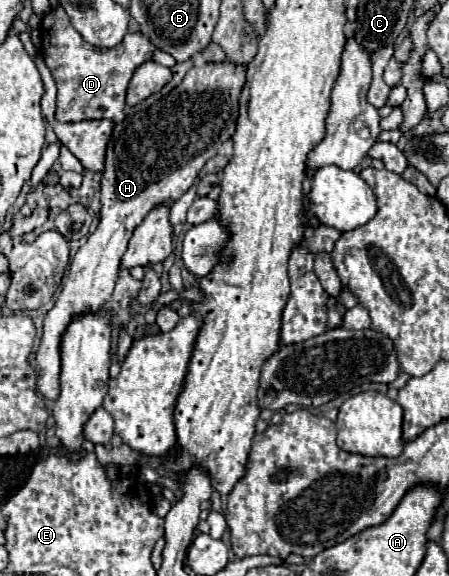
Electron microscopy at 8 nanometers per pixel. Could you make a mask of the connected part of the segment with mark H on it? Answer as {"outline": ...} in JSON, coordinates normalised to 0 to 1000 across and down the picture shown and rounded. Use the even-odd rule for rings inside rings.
{"outline":[[[512,108],[454,111],[445,118],[432,115],[374,167],[356,170],[325,191],[307,191],[307,194],[281,201],[276,212],[254,219],[254,229],[249,229],[249,240],[245,240],[241,260],[236,260],[236,292],[227,299],[223,389],[218,389],[214,403],[196,410],[196,420],[169,438],[169,444],[156,458],[151,479],[143,486],[138,510],[125,521],[120,535],[98,552],[98,583],[94,583],[89,604],[80,611],[80,646],[85,646],[80,670],[98,691],[125,694],[134,688],[134,667],[129,667],[134,608],[129,604],[134,604],[138,576],[147,573],[151,559],[165,549],[187,545],[187,542],[214,542],[232,524],[245,521],[254,493],[263,486],[267,451],[272,451],[272,441],[281,438],[294,403],[316,389],[316,382],[330,375],[330,368],[347,354],[356,354],[356,351],[383,354],[388,347],[396,347],[432,319],[450,288],[486,267],[490,250],[503,247],[508,240],[517,240],[517,233],[526,226],[526,212],[530,212],[530,174],[535,174],[535,160],[543,149],[543,132],[548,132],[548,118],[521,115]]]}

